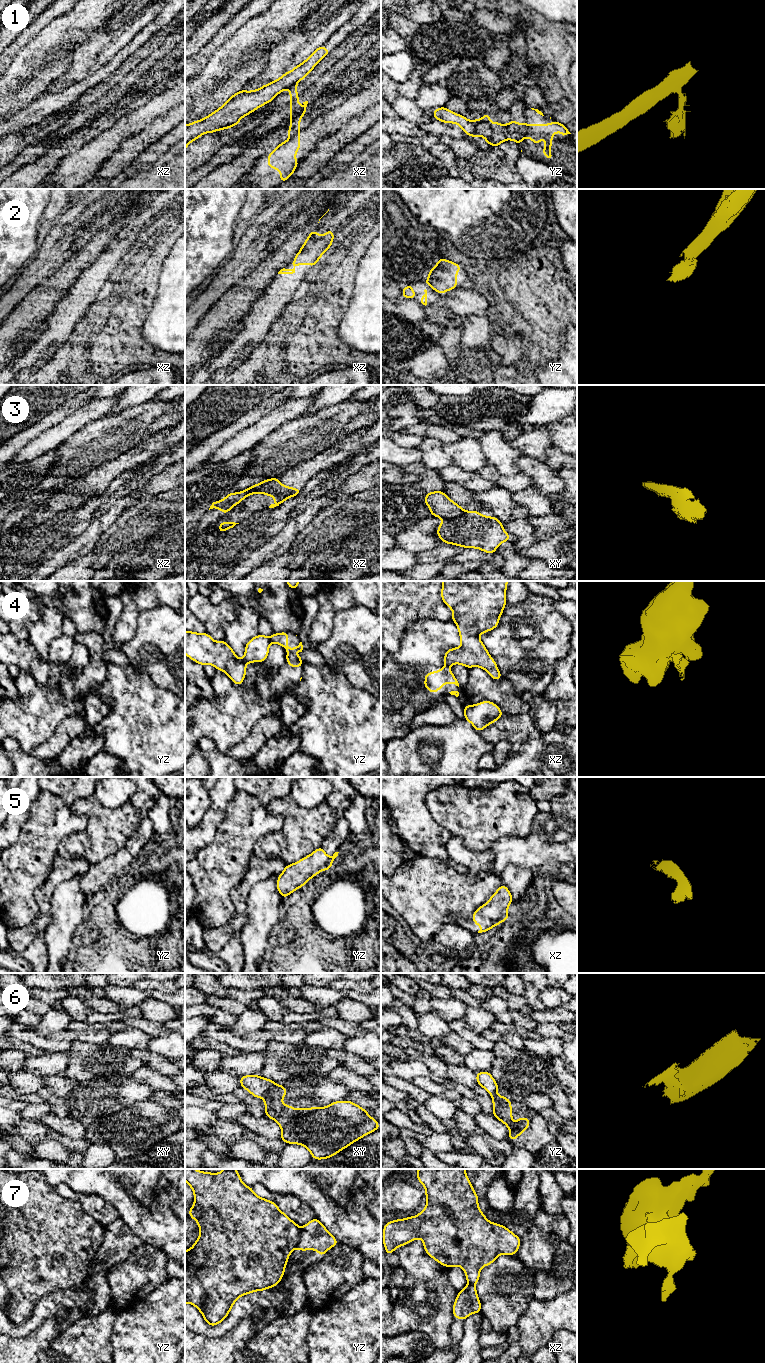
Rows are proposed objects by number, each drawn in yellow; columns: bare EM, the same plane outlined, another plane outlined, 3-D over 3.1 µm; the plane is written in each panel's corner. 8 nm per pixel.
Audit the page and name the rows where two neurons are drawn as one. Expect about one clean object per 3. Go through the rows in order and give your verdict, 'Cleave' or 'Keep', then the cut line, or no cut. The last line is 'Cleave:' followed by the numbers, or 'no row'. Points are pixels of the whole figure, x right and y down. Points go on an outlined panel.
1: Cleave. Split along yz (471, 121), (474, 127), (474, 136)
2: Cleave. Split along xz (315, 232), (309, 236)
3: Cleave. Split along xy (465, 511), (459, 516), (444, 519)
4: Cleave. Split along yz (269, 637), (270, 641)
5: Keep. No split
6: Cleave. Split along xy (275, 1084), (262, 1097)
7: Cleave. Split along yz (301, 1228), (299, 1241), (296, 1245)
Cleave: 1, 2, 3, 4, 6, 7

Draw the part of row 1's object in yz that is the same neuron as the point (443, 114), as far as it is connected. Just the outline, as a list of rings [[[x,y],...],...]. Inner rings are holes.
[[[439,107],[432,113],[434,119],[438,119],[443,123],[455,123],[459,125],[466,135],[474,137],[475,127],[473,122],[460,114],[456,114],[445,107]]]

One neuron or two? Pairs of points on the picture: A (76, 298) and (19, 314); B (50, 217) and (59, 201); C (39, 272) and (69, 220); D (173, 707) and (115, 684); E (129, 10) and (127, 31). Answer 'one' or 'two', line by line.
A: two
B: one
C: one
D: one
E: two

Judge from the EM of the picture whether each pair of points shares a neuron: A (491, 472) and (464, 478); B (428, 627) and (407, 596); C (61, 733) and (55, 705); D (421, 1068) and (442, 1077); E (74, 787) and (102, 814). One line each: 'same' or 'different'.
A: different
B: different
C: different
D: different
E: different

